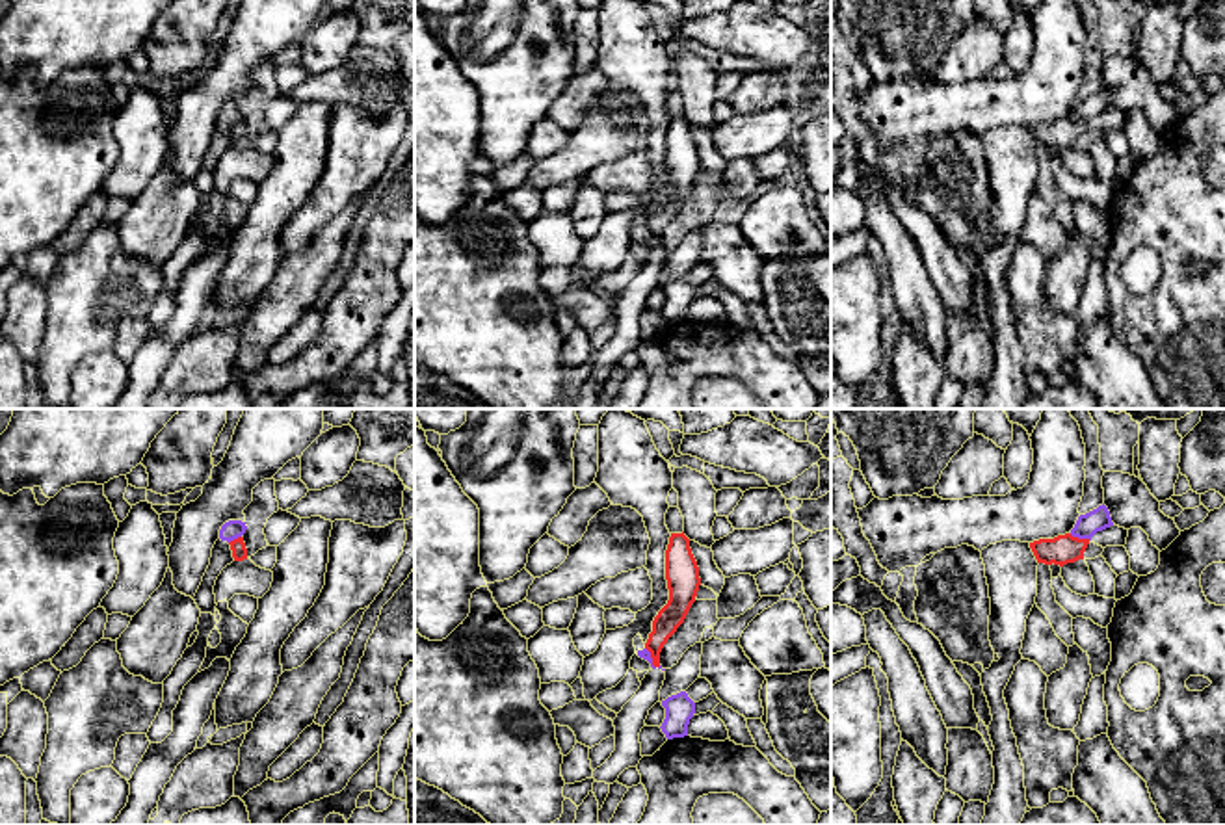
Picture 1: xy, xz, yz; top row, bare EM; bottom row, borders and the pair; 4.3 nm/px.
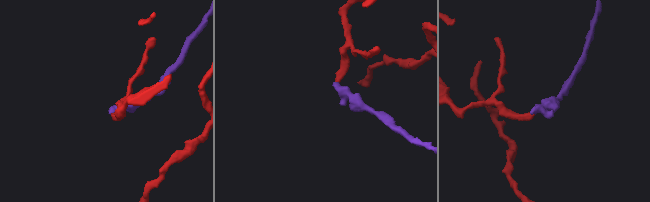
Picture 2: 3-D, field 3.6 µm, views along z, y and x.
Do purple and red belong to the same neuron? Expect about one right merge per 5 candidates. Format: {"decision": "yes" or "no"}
{"decision": "no"}

